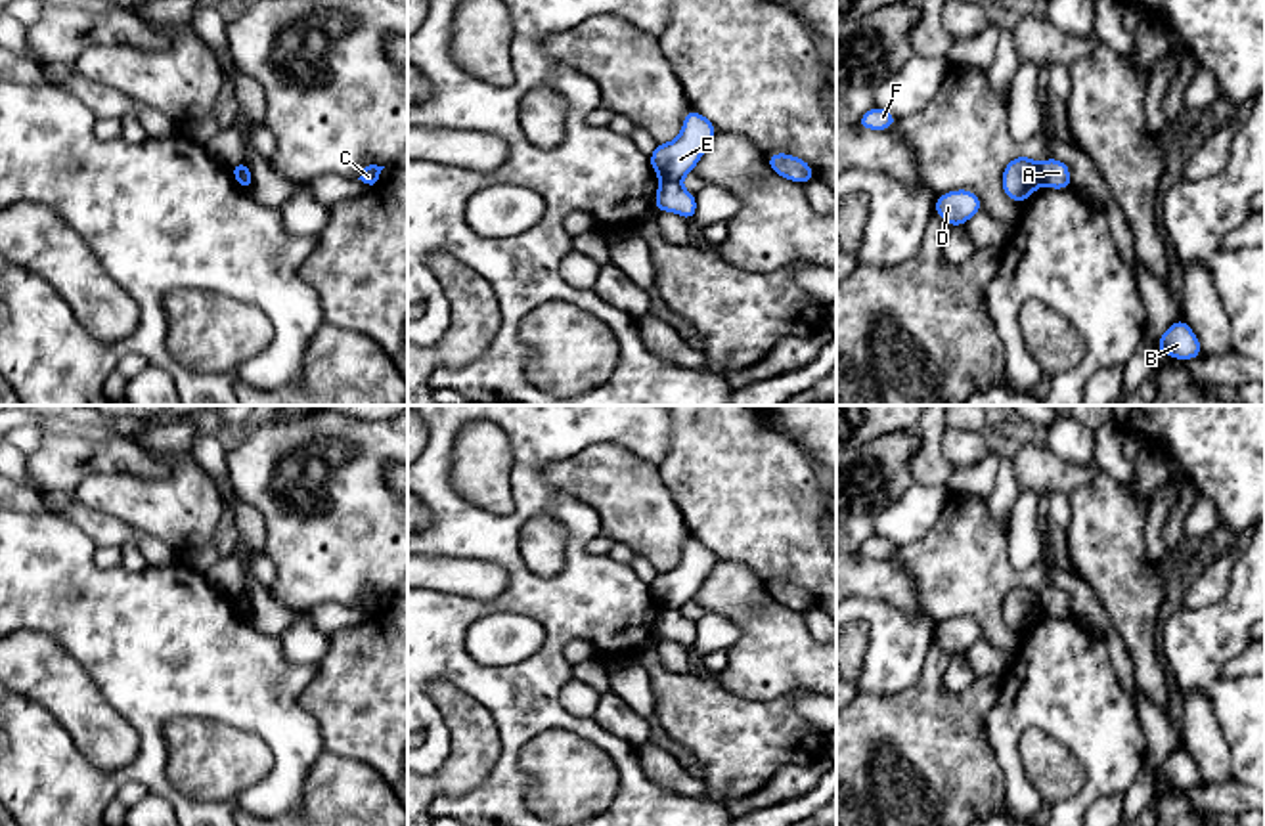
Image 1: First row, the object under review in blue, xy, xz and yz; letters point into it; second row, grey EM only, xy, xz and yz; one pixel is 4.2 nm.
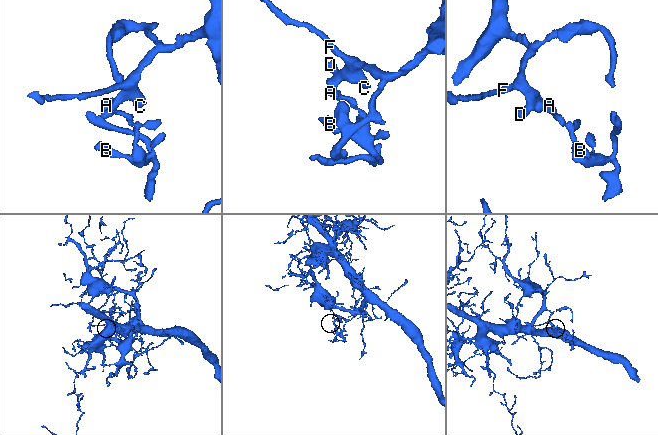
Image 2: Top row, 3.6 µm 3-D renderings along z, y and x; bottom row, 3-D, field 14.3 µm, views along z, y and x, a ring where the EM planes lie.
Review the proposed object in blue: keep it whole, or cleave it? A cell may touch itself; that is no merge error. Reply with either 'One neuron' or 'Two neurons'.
Two neurons

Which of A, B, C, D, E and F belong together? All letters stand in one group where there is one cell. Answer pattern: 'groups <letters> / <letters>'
groups A B / C D E F

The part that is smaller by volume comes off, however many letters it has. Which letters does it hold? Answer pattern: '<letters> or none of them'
A, B

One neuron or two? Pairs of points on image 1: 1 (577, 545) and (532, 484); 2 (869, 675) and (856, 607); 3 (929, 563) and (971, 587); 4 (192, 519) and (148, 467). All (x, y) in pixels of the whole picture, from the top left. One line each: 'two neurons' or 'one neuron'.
1: one neuron
2: one neuron
3: one neuron
4: two neurons

